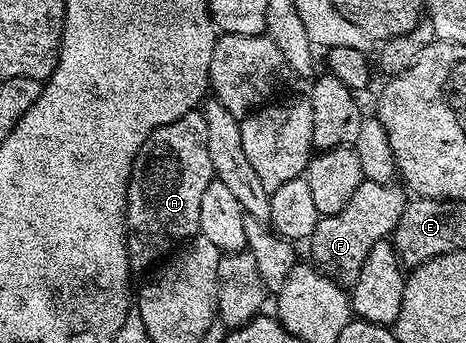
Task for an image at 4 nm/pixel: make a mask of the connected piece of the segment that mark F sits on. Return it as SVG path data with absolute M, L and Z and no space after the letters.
M365 179L358 185L358 189L354 189L354 197L346 201L346 209L342 209L342 213L323 216L316 222L316 228L310 236L311 262L316 270L337 286L351 288L358 281L358 273L362 273L366 253L374 249L379 239L391 236L409 202L403 186L395 182L379 183Z

